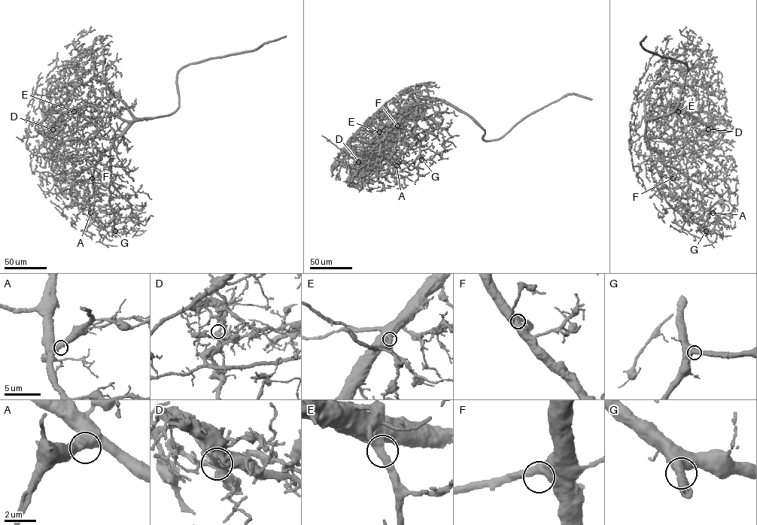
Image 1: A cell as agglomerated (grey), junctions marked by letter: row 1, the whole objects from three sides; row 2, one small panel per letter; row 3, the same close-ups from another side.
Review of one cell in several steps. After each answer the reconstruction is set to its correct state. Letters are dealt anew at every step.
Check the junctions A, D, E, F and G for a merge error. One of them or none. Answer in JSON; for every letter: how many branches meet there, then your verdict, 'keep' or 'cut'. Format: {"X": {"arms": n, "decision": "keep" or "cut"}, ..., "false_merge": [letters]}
{"A": {"arms": 2, "decision": "keep"}, "D": {"arms": 2, "decision": "cut"}, "E": {"arms": 2, "decision": "keep"}, "F": {"arms": 2, "decision": "keep"}, "G": {"arms": 2, "decision": "keep"}, "false_merge": ["D"]}

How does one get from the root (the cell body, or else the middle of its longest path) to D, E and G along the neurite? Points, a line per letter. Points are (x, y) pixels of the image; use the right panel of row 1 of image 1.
D: (645, 121), (645, 116), (655, 107), (671, 106), (690, 112), (703, 122), (708, 129)
E: (645, 121), (645, 116), (655, 107), (671, 106), (678, 111)
G: (645, 121), (646, 139), (651, 150), (651, 161), (661, 183), (683, 206), (686, 213), (706, 231)

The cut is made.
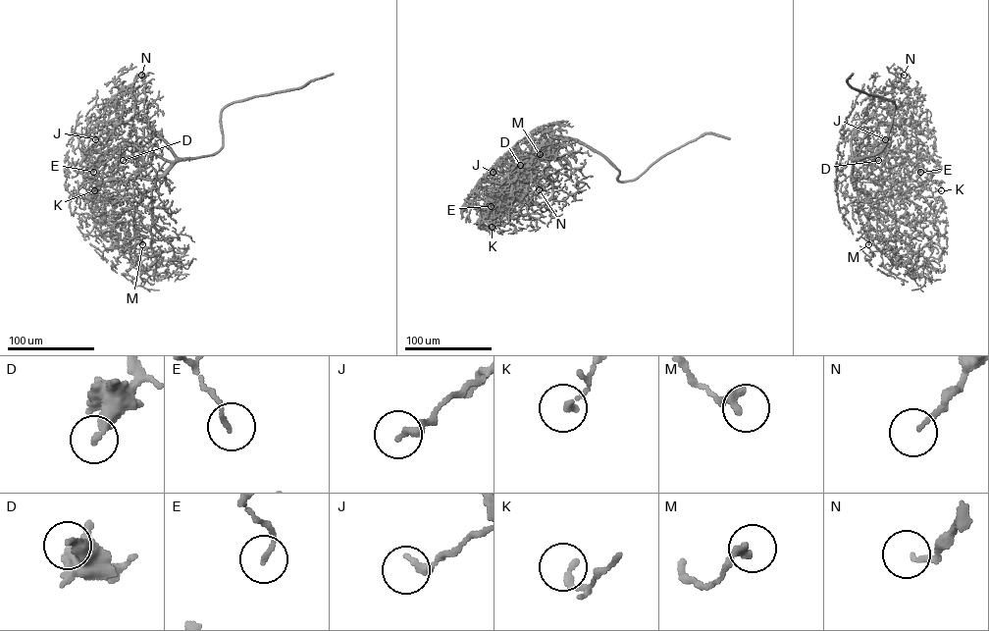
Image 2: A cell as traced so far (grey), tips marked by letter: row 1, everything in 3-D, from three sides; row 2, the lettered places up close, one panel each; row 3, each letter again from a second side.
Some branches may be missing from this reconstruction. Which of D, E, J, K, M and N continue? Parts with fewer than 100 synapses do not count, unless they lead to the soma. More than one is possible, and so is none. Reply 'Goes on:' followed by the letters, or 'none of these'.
Goes on: none of these

